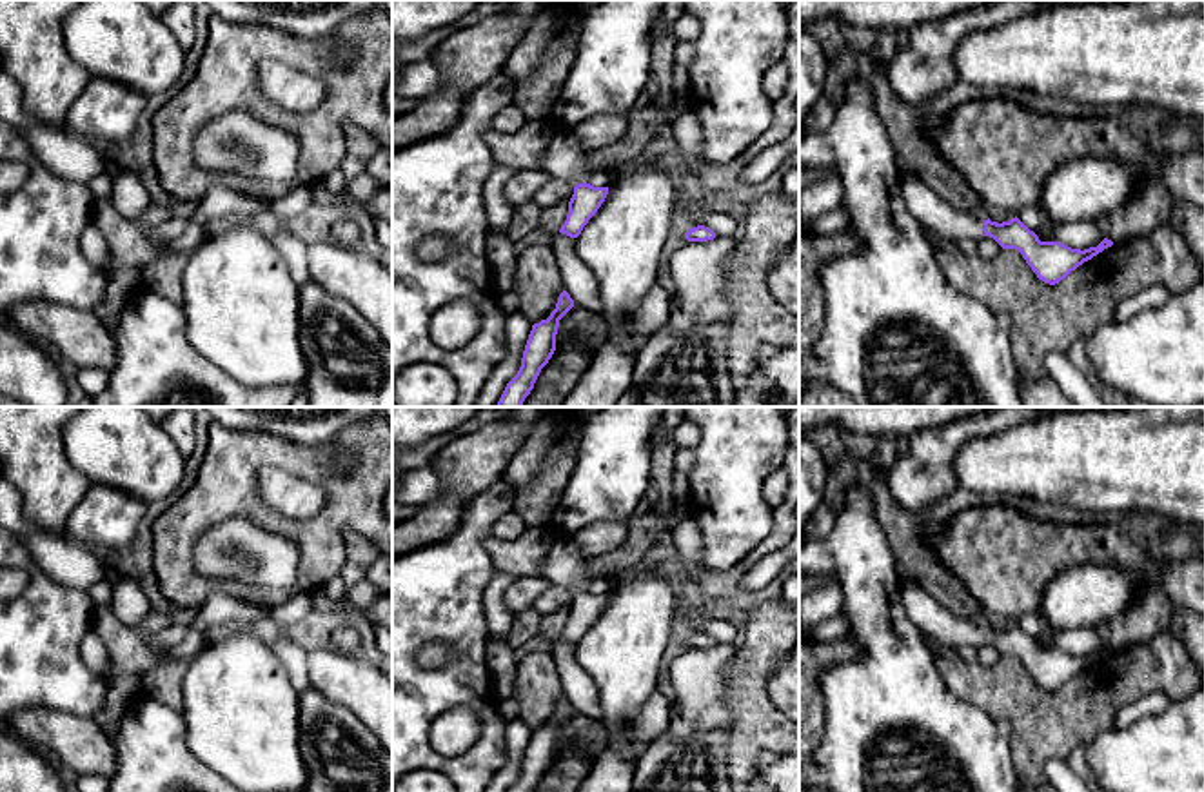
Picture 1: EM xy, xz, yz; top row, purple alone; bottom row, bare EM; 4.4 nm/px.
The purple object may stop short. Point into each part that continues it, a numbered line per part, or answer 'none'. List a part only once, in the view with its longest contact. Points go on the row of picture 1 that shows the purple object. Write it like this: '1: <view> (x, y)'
1: yz (950, 224)

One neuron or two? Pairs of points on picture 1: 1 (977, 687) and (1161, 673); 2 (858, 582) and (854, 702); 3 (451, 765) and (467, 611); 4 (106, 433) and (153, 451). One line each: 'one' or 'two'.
1: one
2: one
3: one
4: one

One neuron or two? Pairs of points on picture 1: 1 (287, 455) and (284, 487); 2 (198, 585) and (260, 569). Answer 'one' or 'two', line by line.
1: two
2: two

